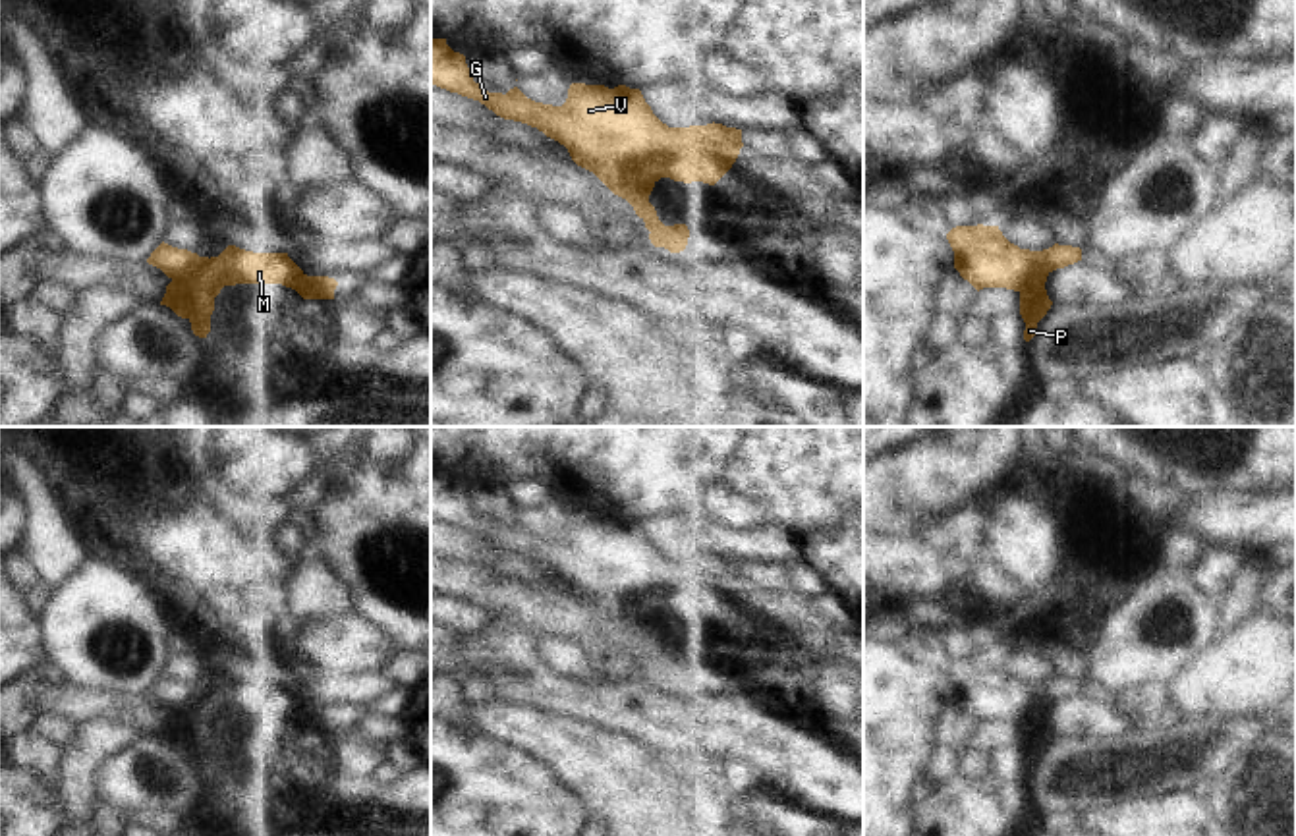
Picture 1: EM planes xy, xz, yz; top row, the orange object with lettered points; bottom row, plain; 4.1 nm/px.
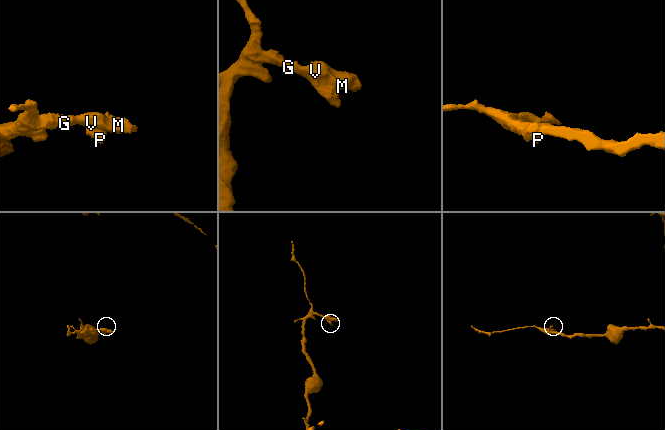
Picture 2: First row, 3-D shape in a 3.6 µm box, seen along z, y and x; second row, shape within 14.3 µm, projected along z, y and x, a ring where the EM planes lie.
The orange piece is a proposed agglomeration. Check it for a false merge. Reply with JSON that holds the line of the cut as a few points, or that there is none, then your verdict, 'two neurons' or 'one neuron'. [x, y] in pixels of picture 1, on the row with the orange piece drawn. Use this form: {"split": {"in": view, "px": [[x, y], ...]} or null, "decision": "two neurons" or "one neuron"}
{"split": null, "decision": "one neuron"}

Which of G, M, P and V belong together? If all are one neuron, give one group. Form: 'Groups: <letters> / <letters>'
Groups: G M P V.

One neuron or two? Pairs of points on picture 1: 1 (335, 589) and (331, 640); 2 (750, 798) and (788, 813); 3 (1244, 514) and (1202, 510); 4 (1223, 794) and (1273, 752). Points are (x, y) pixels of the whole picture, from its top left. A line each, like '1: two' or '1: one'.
1: two
2: one
3: one
4: one

